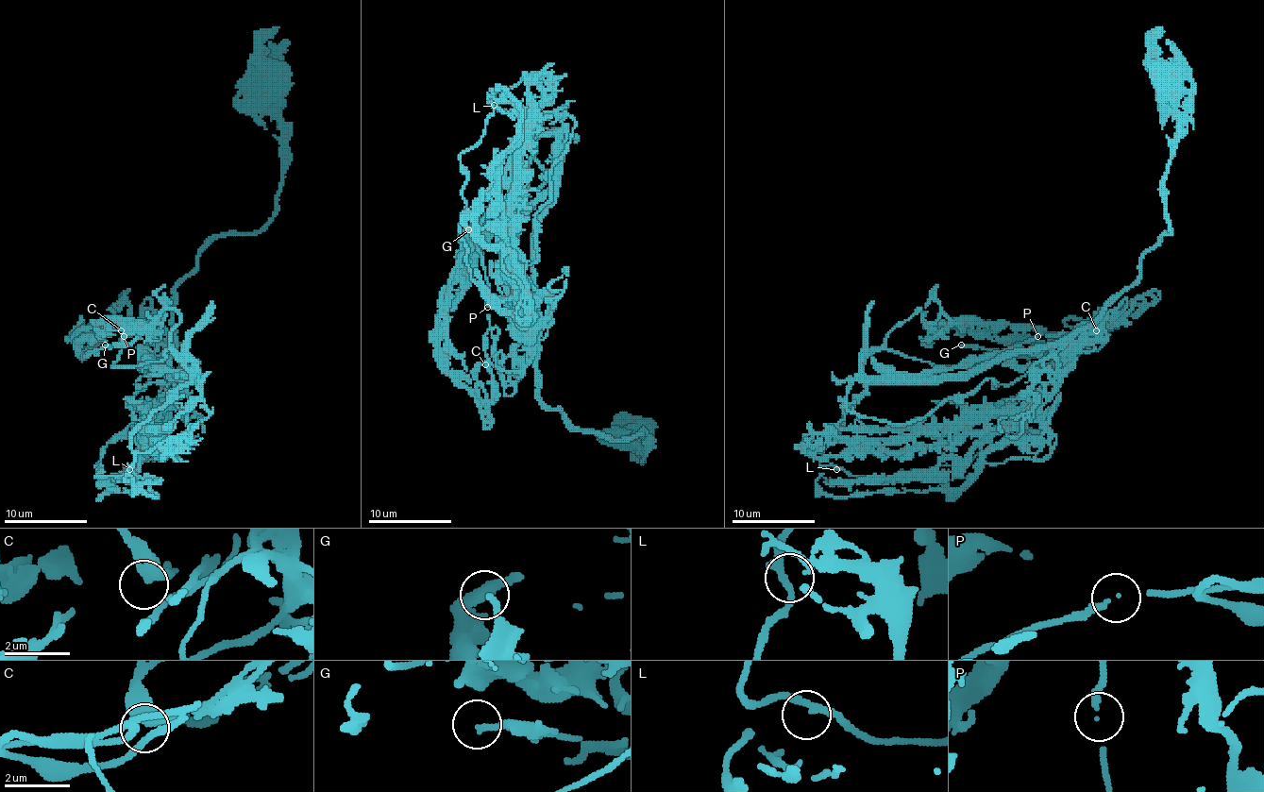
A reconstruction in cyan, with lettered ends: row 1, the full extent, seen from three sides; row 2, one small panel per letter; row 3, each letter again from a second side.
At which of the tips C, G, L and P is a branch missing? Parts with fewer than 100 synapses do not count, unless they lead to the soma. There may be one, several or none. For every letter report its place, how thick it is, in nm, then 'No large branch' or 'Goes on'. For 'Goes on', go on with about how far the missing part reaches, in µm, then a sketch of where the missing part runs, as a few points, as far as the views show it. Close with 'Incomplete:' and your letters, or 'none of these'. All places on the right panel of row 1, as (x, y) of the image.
C: Place: (1096, 330). Thickness 320 nm. No large branch
G: Place: (961, 345). Thickness 180 nm. No large branch
L: Place: (836, 469). Thickness 180 nm. No large branch
P: Place: (1037, 336). Thickness 100 nm. No large branch
Incomplete: none of these

